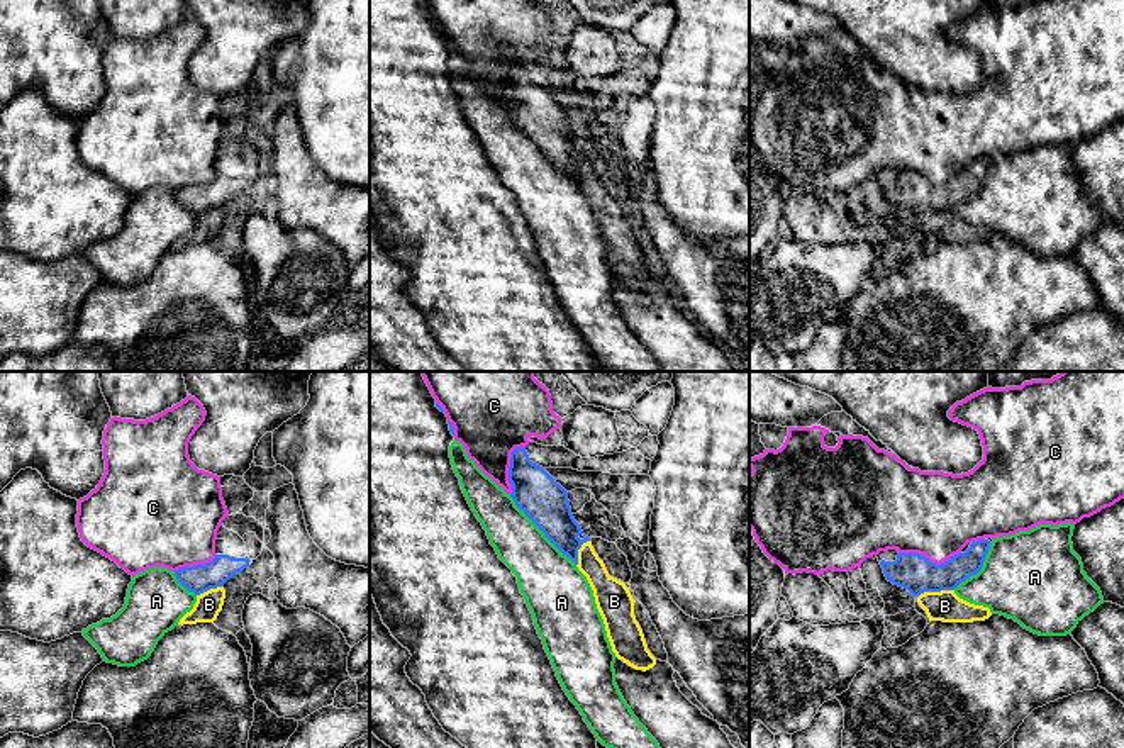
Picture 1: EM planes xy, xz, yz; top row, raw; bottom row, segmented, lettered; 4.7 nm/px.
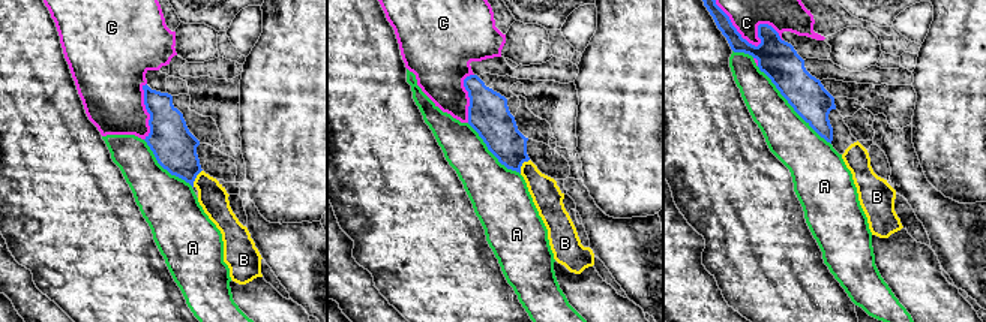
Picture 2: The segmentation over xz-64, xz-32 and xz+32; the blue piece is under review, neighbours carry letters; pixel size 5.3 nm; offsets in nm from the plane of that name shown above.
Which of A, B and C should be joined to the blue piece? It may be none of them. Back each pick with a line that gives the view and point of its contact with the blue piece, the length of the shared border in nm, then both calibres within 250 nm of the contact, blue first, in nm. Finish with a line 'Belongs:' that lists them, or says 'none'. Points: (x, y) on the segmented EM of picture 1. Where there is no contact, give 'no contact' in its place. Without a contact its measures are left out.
Belongs: none

